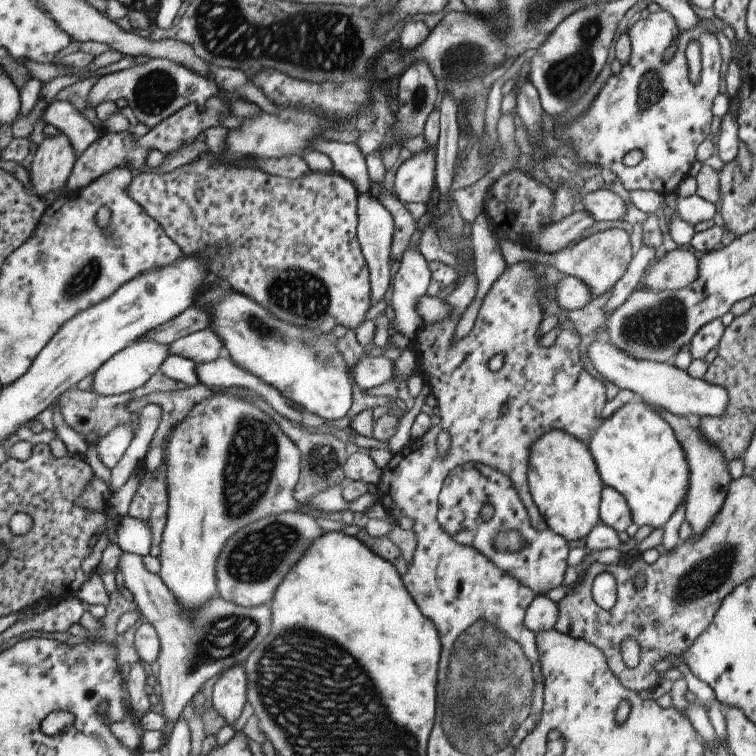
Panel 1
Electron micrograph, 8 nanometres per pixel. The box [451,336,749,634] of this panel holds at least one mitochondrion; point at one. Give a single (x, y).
(709, 574)

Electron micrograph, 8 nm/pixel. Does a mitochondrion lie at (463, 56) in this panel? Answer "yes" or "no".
yes

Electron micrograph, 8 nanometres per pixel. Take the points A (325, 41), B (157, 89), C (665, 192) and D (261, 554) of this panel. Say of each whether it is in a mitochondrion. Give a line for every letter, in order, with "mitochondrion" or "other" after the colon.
A: mitochondrion
B: mitochondrion
C: other
D: mitochondrion

